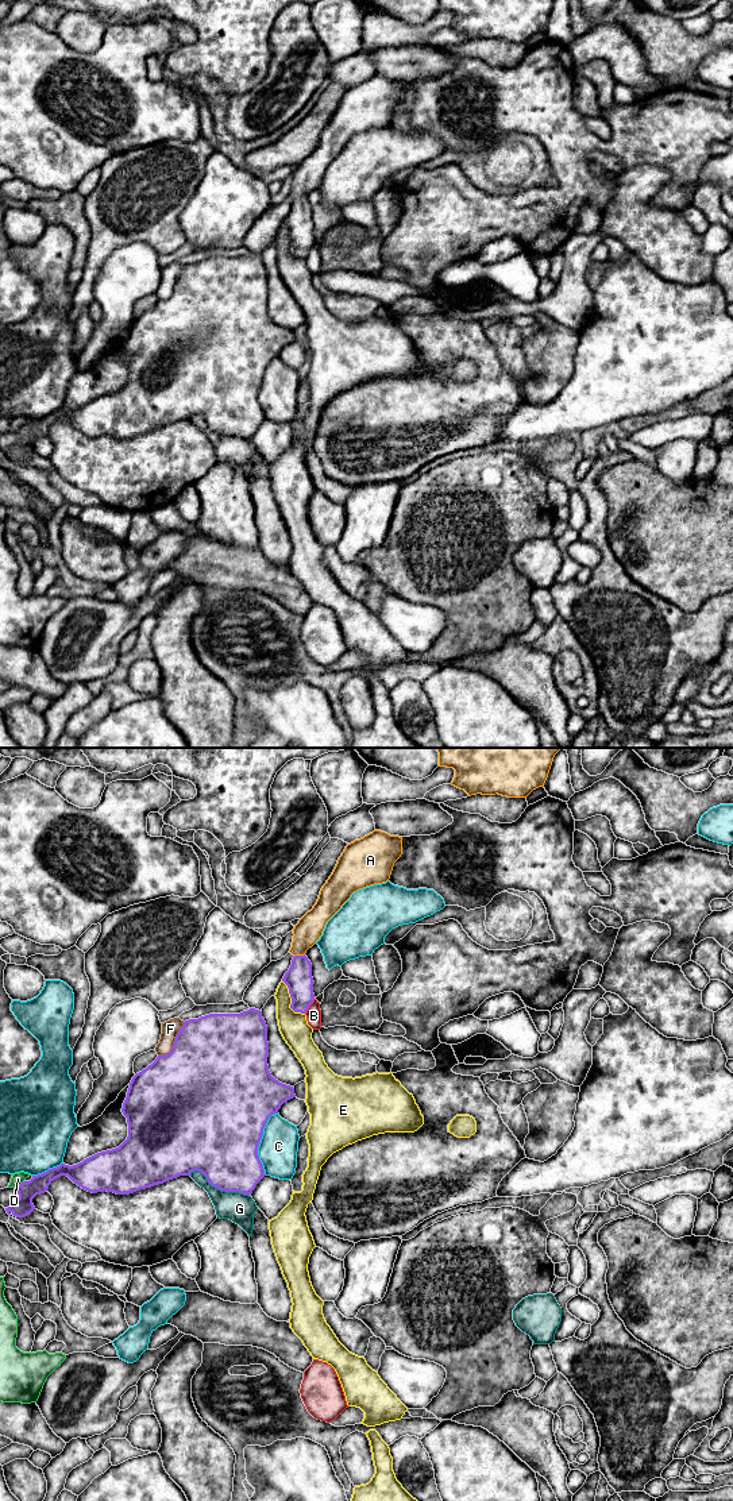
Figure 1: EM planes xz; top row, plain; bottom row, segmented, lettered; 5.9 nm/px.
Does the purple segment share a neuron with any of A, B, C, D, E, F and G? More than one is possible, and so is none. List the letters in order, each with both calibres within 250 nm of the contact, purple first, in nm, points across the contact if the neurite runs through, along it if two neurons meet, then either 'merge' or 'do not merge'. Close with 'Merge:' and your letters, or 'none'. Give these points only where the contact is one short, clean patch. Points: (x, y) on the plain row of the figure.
A: calibres 160 and 160 nm; way xz (299, 223), (299, 200), (299, 190), (309, 173); merge
B: calibres 160 and 100 nm; do not merge
C: calibres 500 and 220 nm; do not merge
D: calibres 110 and 70 nm; do not merge
E: calibres 160 and 170 nm; border xz (282, 224), (288, 232), (290, 251), (304, 258); do not merge
F: calibres 500 and 100 nm; do not merge
G: calibres 400 and 170 nm; do not merge
Merge: A

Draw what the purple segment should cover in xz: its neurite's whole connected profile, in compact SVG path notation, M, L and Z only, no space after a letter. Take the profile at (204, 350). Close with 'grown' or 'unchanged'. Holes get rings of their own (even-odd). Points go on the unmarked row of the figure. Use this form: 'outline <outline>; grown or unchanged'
outline M250 252L240 258L209 258L185 265L175 281L173 294L158 300L130 327L121 352L128 367L127 383L119 391L97 397L77 409L61 408L42 418L32 420L30 425L15 432L19 443L5 452L7 458L16 462L30 459L35 454L32 443L45 437L49 429L61 420L67 420L74 428L92 437L107 435L130 439L198 414L212 431L250 440L266 420L258 400L263 373L269 362L278 358L283 347L296 342L293 331L271 320L267 301L267 270L259 254Z; unchanged

